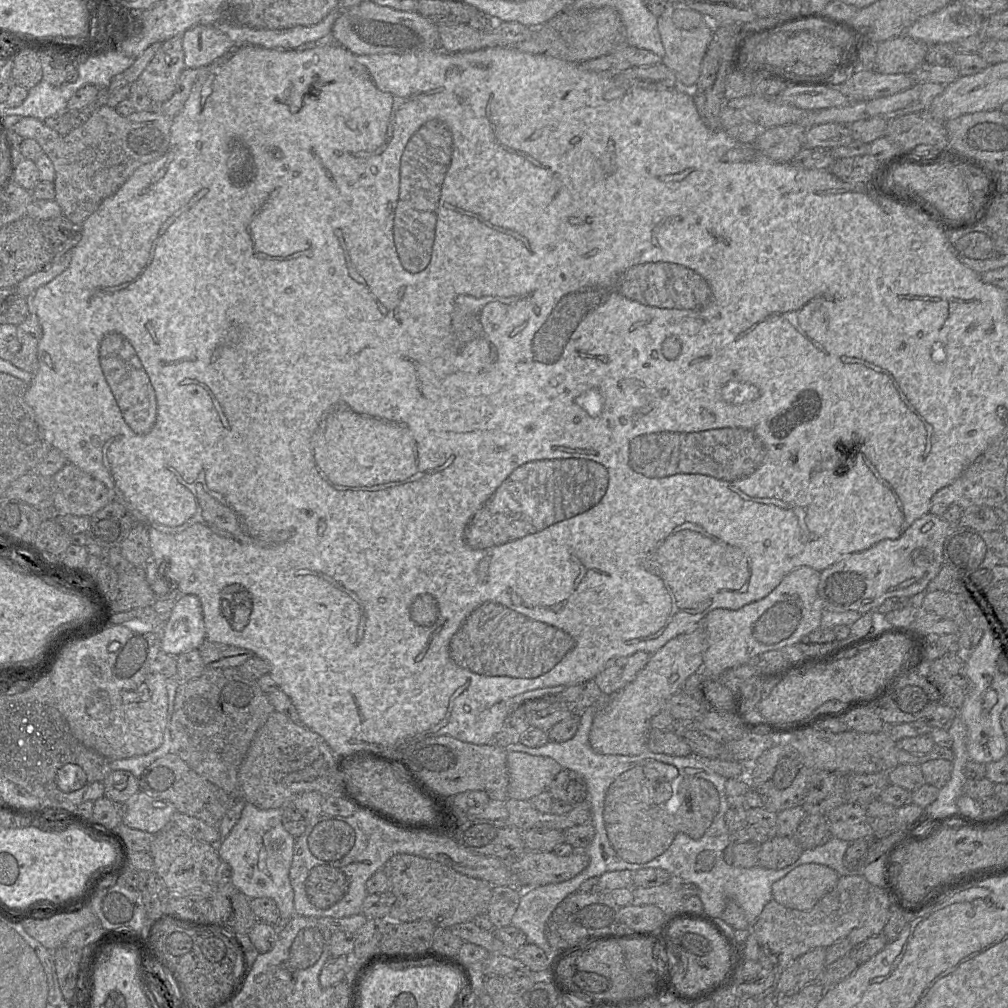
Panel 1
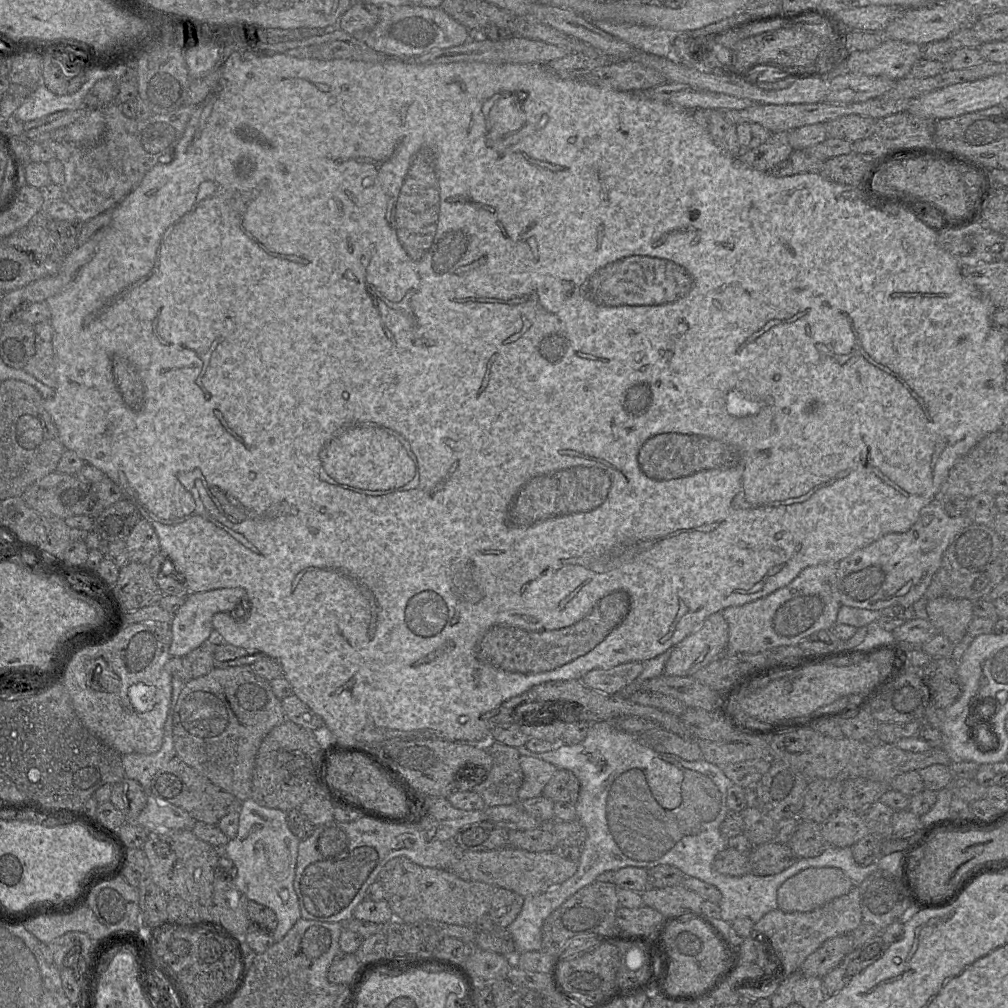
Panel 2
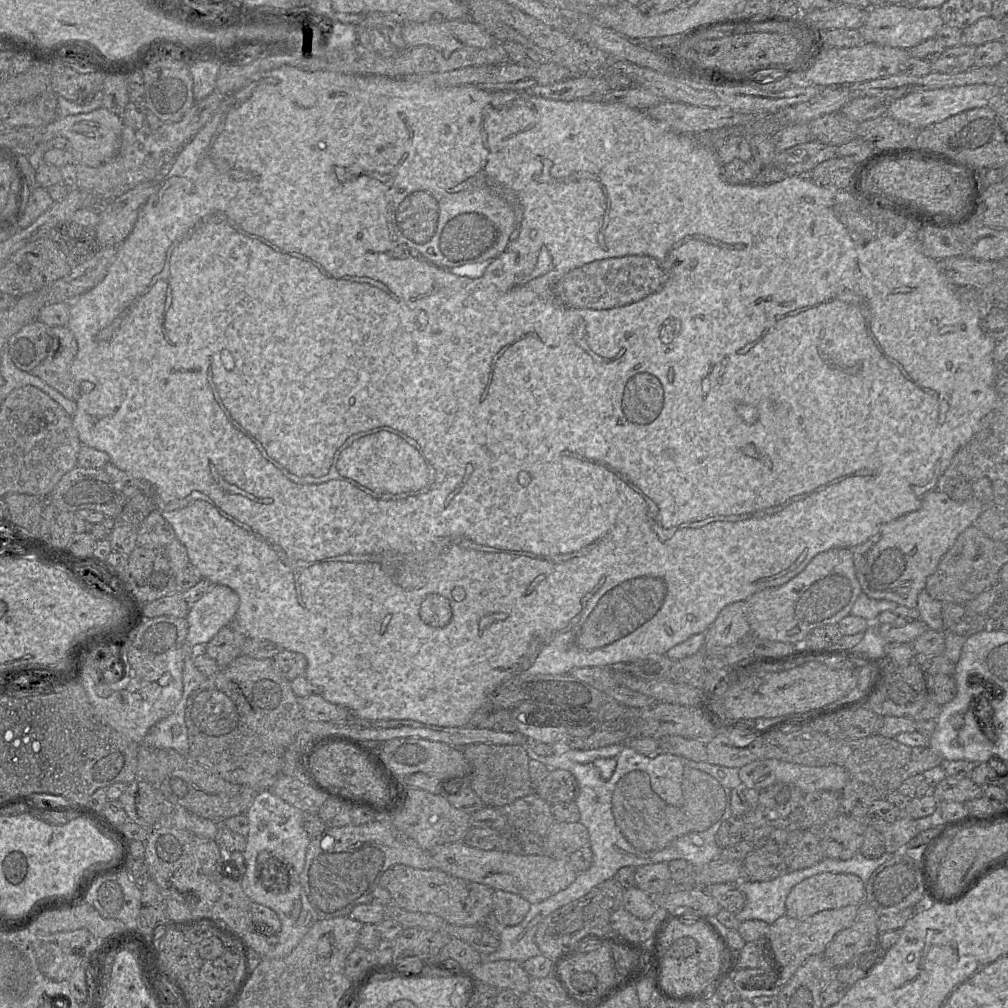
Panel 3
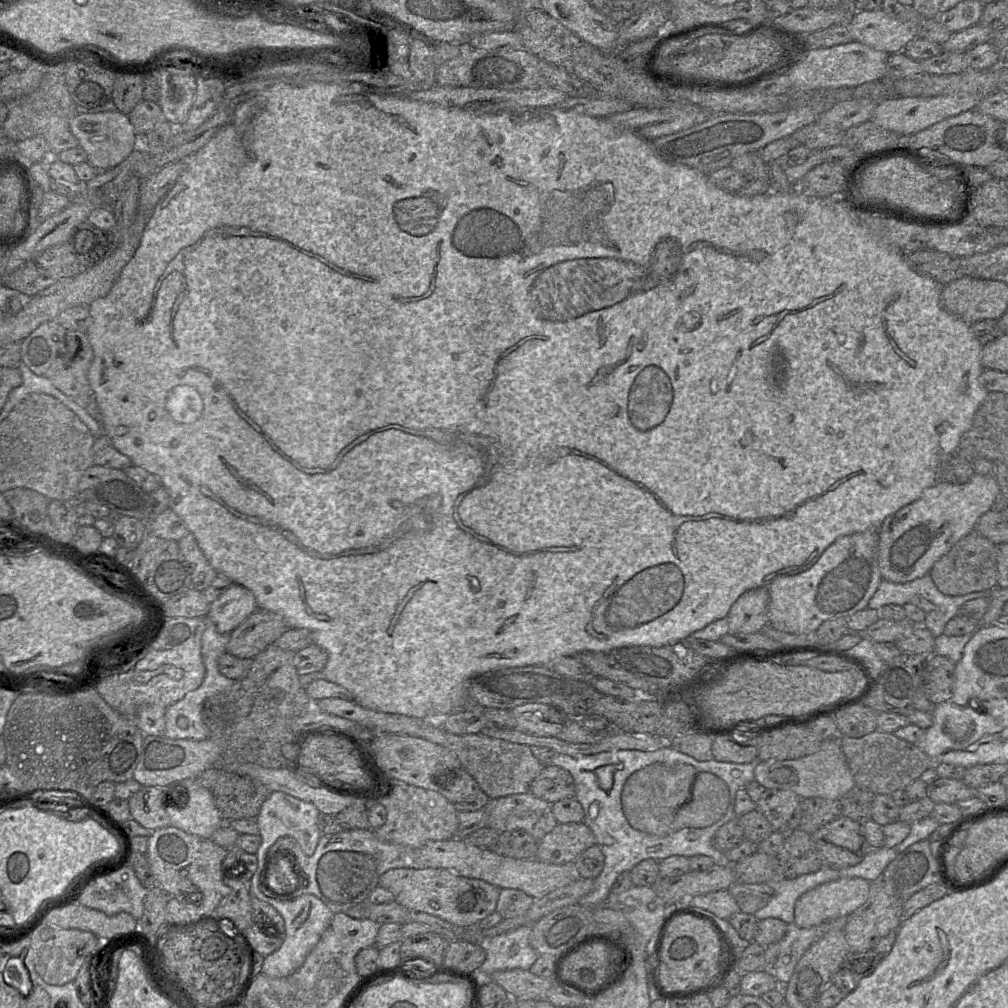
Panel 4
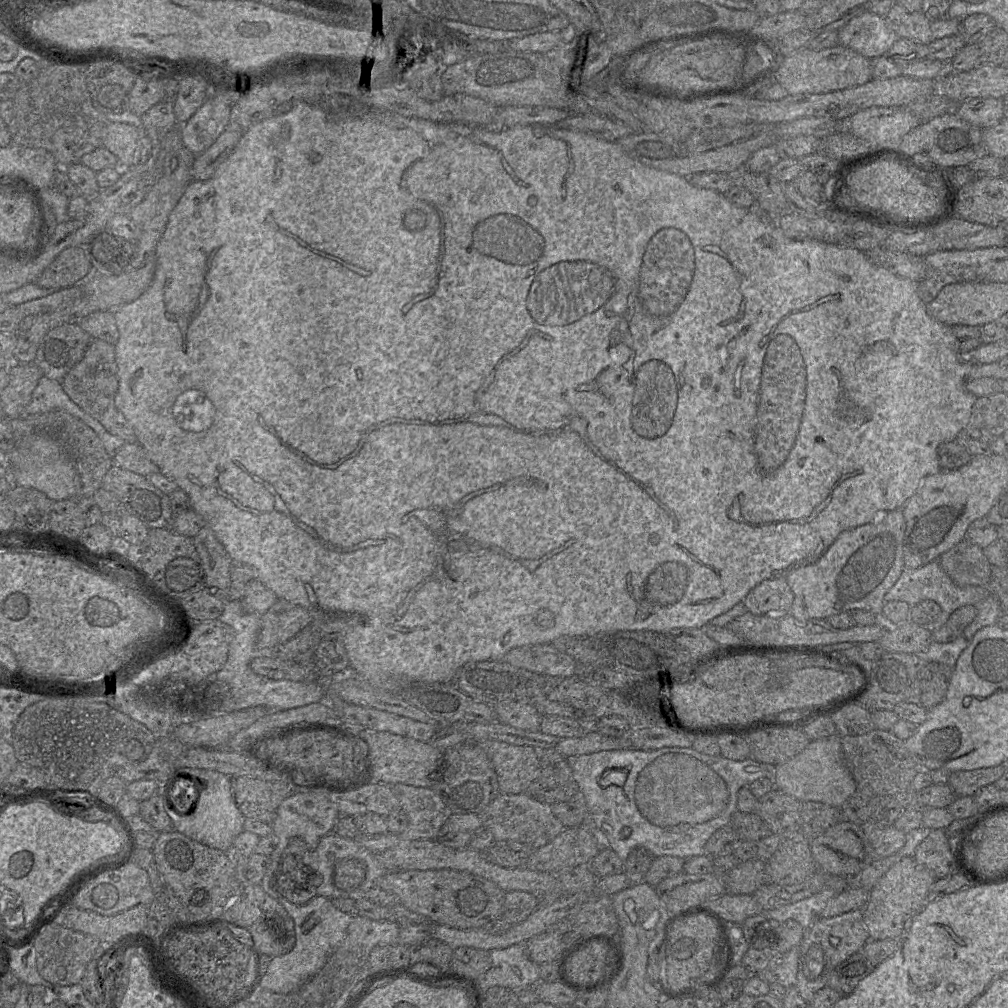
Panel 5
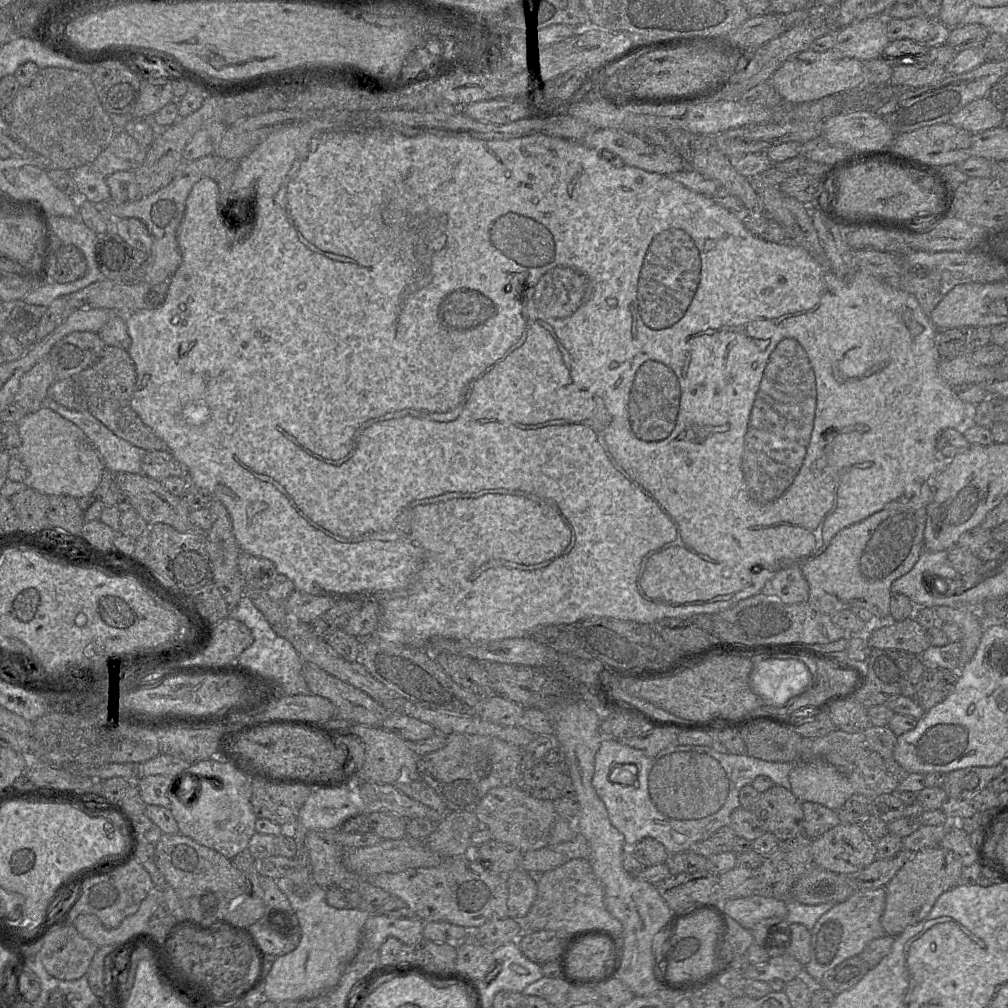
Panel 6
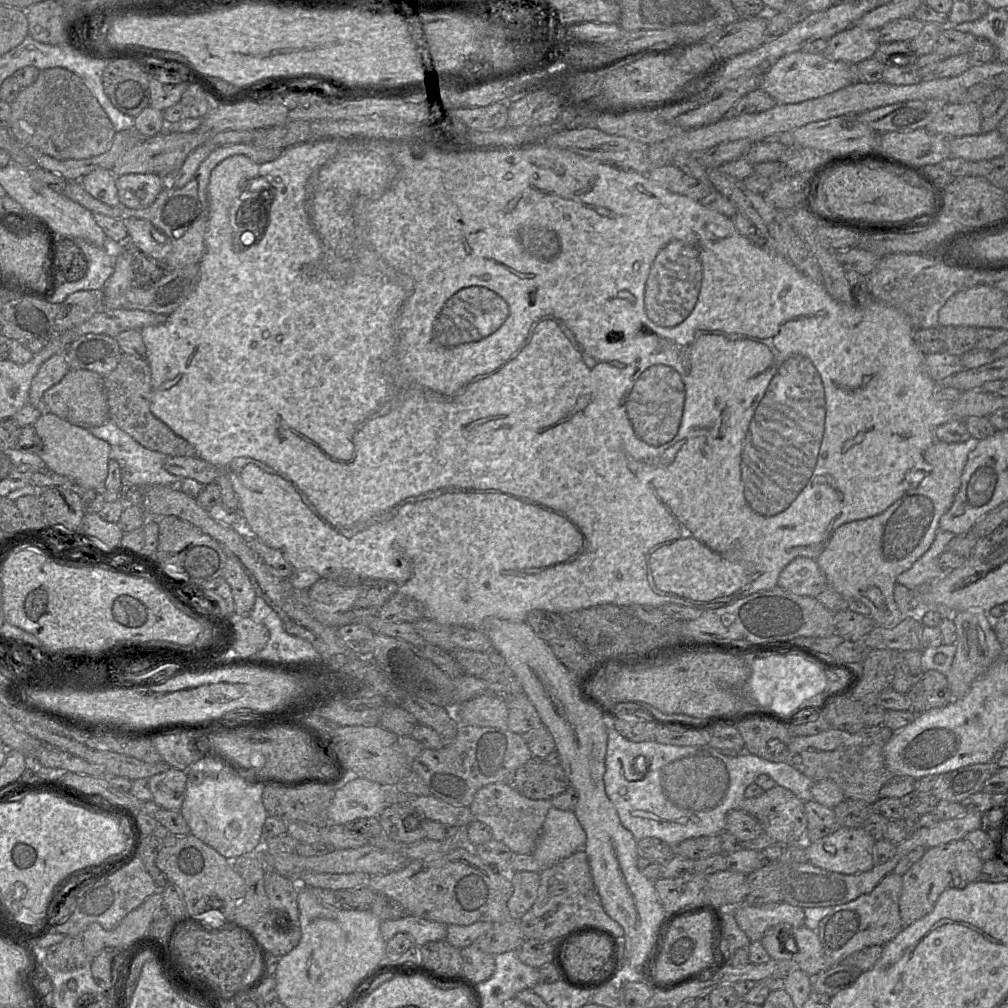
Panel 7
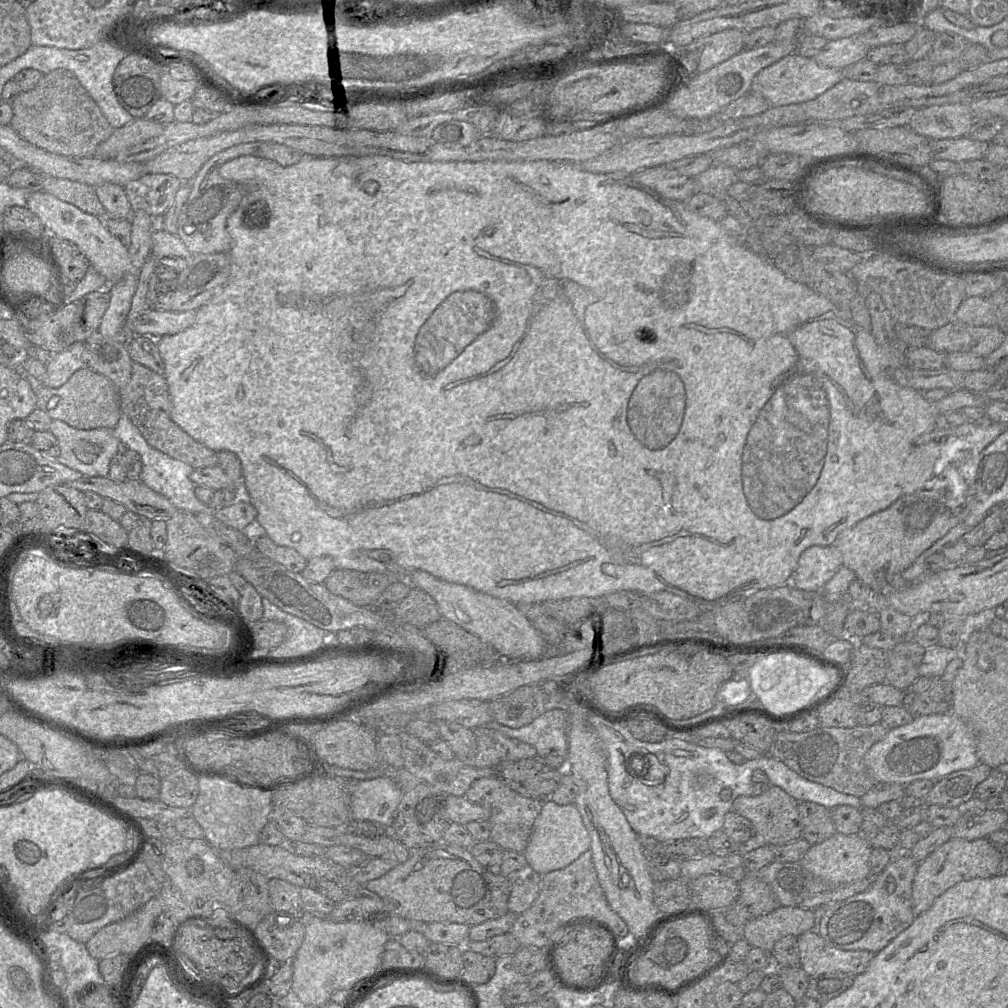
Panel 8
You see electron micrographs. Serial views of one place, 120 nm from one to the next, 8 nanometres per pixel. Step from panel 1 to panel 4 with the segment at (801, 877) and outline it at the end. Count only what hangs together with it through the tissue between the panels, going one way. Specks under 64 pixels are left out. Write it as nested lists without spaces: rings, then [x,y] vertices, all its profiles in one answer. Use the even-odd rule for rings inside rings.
[[[841,878],[821,884],[795,902],[795,924],[810,928],[849,917],[868,899],[871,882],[863,878]]]

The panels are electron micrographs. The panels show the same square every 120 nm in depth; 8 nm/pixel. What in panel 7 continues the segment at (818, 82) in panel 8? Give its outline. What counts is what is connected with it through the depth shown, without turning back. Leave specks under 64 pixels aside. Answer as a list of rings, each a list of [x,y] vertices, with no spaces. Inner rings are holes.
[[[803,50],[784,55],[763,75],[760,88],[771,95],[776,103],[794,104],[835,92],[859,82],[857,64],[831,60],[823,53]]]

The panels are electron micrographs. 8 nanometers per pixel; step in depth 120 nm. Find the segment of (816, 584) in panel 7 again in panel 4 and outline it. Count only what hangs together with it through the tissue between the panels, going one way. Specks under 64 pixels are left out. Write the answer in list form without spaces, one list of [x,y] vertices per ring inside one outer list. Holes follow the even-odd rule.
[[[767,587],[750,589],[740,595],[729,609],[729,633],[755,633],[769,624]]]

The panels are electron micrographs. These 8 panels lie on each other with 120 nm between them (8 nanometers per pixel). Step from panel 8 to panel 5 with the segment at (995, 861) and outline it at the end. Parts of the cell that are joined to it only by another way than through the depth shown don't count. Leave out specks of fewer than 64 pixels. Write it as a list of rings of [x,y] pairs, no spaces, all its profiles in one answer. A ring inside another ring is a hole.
[[[903,857],[894,864],[869,891],[869,899],[863,908],[863,920],[870,940],[899,939],[905,932],[909,921],[918,914],[930,899],[930,889],[937,878],[913,857]]]

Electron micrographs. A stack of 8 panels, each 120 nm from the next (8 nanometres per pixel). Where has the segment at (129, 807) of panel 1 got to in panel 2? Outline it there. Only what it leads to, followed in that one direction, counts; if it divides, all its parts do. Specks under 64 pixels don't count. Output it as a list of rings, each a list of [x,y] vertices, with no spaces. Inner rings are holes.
[[[149,794],[136,823],[150,830],[192,830],[197,820],[188,812],[162,798]]]

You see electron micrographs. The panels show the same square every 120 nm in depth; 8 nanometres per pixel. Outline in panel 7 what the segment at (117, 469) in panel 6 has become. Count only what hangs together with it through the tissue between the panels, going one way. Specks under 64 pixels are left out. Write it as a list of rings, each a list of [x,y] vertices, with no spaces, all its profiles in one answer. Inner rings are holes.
[[[107,420],[100,426],[88,428],[88,431],[97,438],[110,445],[109,459],[116,460],[122,470],[122,477],[130,486],[146,487],[153,485],[175,486],[177,478],[164,468],[167,455],[147,449],[135,441],[130,435],[121,430],[113,421]]]

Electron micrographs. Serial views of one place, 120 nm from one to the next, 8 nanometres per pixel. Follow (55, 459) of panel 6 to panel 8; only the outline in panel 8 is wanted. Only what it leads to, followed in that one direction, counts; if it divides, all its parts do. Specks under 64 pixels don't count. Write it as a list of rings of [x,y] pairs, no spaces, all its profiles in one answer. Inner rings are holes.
[[[52,419],[49,431],[58,441],[60,452],[57,461],[85,477],[107,477],[111,459],[122,450],[121,442],[113,436],[112,429],[109,428],[83,430]]]

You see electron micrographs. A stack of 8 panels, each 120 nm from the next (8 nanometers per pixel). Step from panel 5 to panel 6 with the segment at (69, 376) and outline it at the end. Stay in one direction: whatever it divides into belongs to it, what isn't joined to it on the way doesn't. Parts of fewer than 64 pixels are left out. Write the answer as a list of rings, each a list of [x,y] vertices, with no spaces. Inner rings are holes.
[[[106,345],[101,356],[74,378],[84,394],[84,407],[116,436],[146,451],[168,450],[167,444],[157,437],[131,408],[136,371],[134,362],[126,350]]]

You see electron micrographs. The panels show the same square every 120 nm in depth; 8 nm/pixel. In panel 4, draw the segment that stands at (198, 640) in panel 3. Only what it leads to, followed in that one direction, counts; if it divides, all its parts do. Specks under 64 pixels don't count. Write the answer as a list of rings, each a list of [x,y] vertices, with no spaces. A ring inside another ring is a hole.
[[[233,583],[219,598],[210,603],[206,618],[216,626],[220,634],[230,634],[244,620],[258,609],[253,593],[247,588]]]

